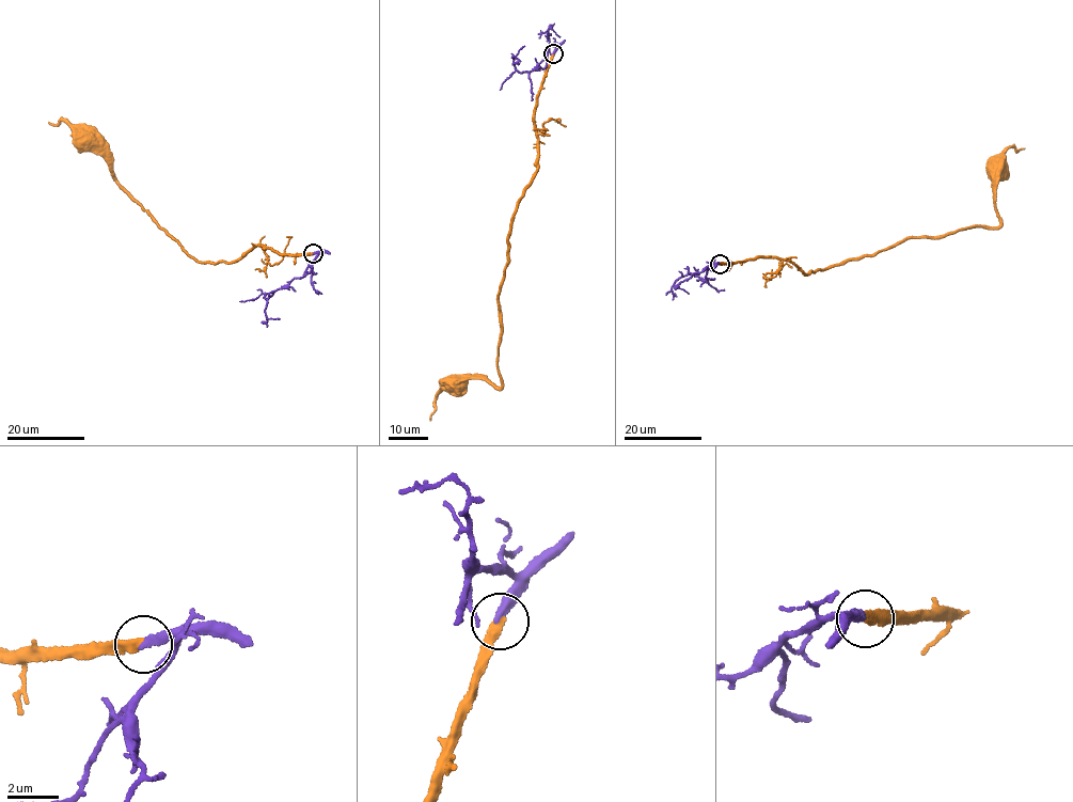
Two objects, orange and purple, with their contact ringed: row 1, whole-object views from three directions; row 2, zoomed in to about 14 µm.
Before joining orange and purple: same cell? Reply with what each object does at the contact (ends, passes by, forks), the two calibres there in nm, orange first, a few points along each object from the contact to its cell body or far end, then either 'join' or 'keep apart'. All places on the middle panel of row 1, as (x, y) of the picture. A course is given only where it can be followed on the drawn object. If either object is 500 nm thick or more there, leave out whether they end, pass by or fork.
orange ends; purple ends; calibres 380 and 360 nm; course orange (553, 53), (534, 114), (538, 164), (507, 239), (499, 297), (501, 386), (484, 376), (461, 375), (455, 382); course purple (553, 52), (555, 47), (551, 45), (545, 67), (520, 73), (511, 57), (524, 46); join

